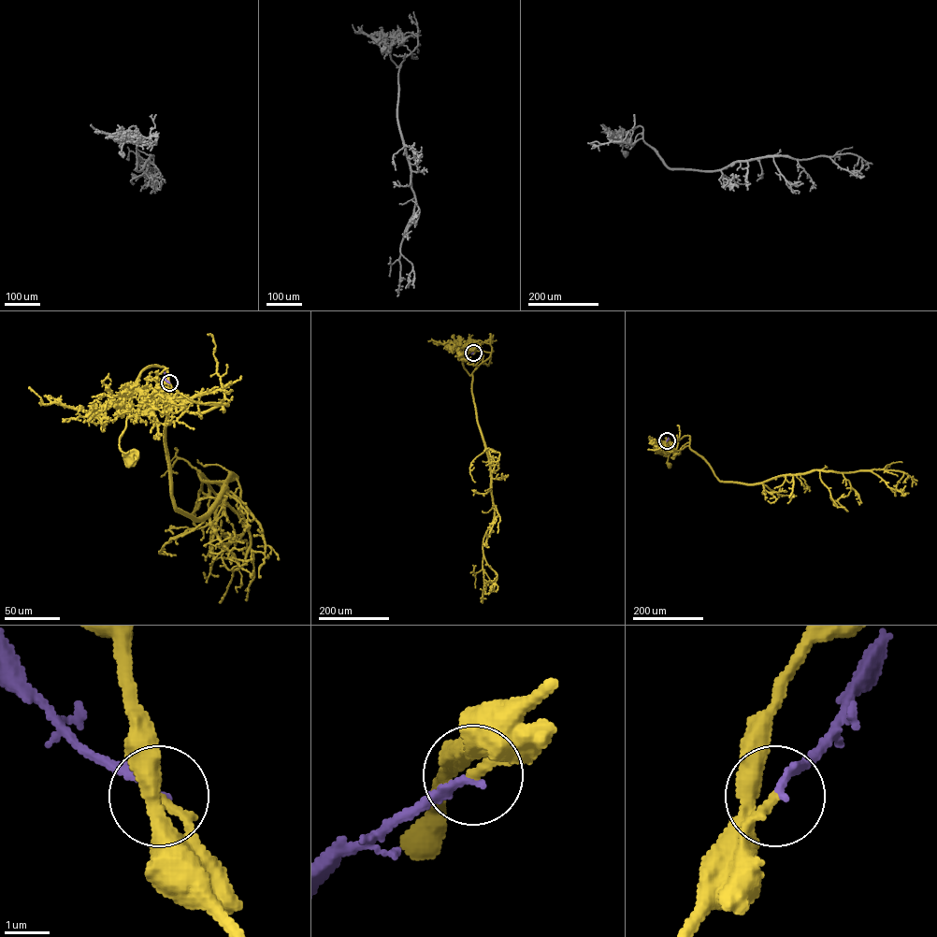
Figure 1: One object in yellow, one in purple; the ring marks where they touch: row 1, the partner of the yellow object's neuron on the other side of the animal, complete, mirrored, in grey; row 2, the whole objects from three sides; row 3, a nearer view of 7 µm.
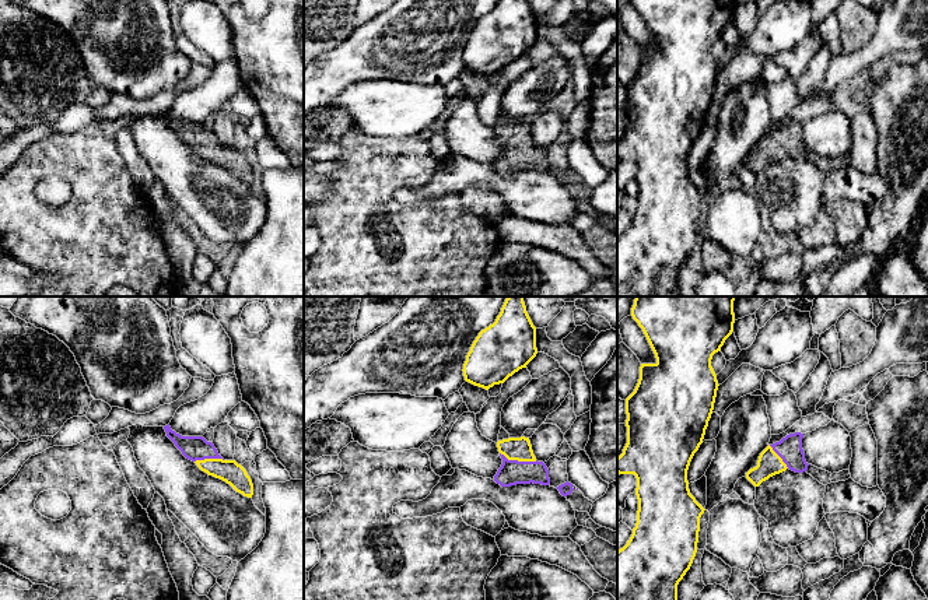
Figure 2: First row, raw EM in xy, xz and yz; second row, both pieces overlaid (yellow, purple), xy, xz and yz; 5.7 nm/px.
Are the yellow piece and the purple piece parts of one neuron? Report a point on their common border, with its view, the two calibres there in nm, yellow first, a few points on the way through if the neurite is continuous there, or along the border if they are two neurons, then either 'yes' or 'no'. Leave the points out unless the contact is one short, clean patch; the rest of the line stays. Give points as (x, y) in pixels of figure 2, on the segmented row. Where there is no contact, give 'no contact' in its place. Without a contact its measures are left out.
meets yellow in xz at (518, 460); 130 nm thick on the yellow side, 140 nm on the other; runs through xz (519, 449), (518, 460), (511, 472); yes

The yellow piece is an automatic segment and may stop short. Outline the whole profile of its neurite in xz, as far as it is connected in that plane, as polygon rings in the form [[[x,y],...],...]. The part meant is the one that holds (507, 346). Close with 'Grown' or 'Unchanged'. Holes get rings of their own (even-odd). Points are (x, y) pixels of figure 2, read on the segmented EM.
[[[508,297],[495,322],[481,330],[463,364],[465,380],[488,390],[536,357],[536,327],[523,297]]]. Unchanged

